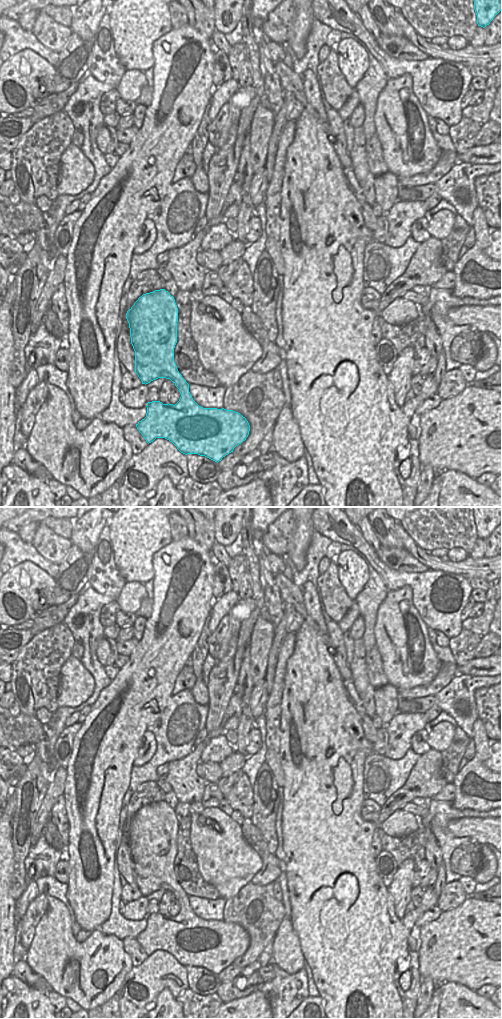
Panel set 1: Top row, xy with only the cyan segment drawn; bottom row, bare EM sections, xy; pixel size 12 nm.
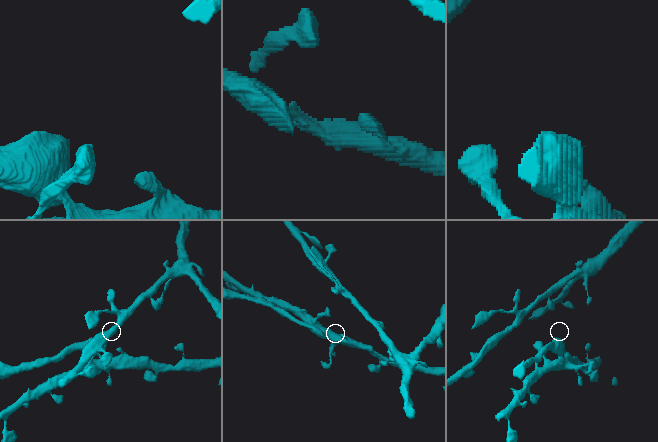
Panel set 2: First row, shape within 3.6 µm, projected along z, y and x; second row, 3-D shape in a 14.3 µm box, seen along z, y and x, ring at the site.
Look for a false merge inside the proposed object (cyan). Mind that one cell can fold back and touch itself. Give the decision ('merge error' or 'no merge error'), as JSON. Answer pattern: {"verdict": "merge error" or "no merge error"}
{"verdict": "merge error"}

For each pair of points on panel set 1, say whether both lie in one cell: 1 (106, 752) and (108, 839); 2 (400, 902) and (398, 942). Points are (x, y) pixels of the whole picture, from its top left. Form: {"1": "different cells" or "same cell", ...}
{"1": "same cell", "2": "different cells"}

